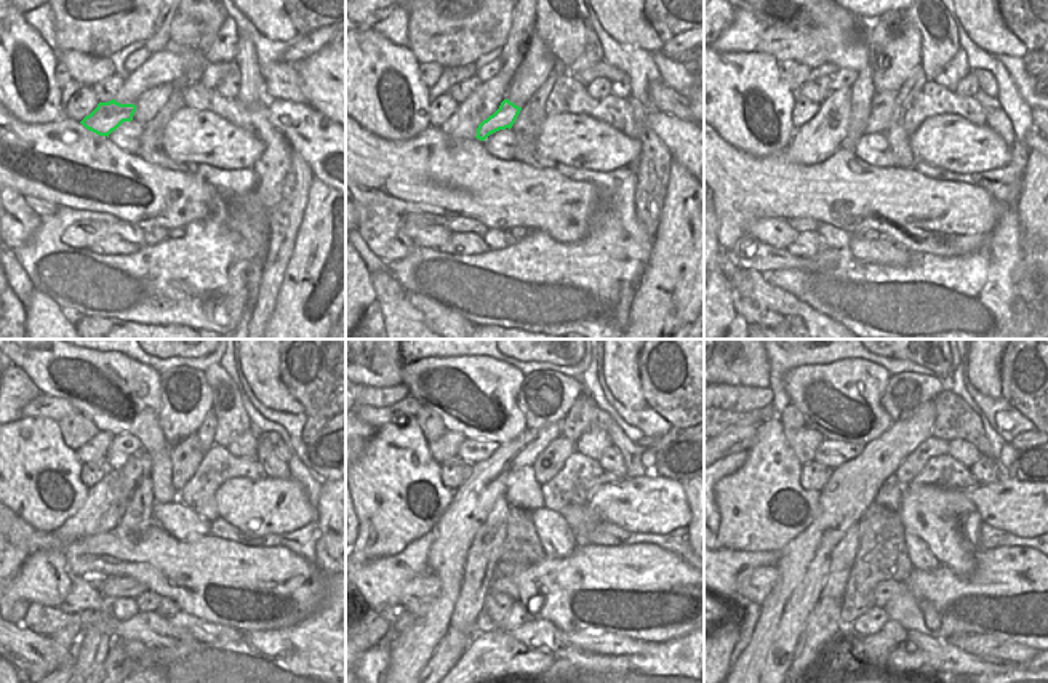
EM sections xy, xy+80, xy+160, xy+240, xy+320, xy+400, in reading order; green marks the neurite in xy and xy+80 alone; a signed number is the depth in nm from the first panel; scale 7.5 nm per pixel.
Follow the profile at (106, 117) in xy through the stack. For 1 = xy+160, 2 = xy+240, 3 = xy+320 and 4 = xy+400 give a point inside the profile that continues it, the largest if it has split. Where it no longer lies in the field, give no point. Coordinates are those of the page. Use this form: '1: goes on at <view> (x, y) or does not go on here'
1: goes on at xy+160 (882, 111)
2: goes on at xy+240 (186, 456)
3: goes on at xy+320 (552, 459)
4: goes on at xy+400 (912, 466)

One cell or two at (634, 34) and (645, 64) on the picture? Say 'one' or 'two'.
two

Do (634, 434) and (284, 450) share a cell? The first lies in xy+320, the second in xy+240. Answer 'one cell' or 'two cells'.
two cells

